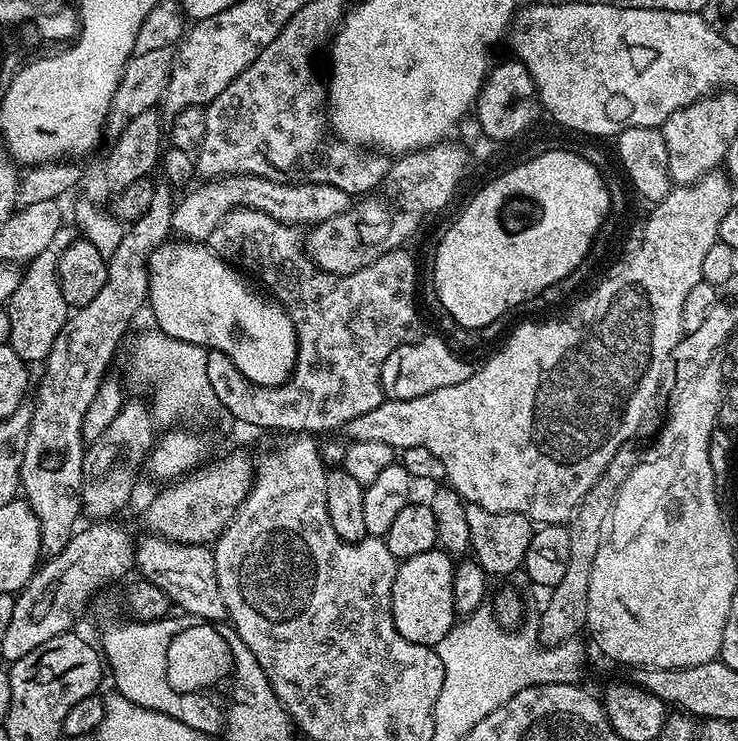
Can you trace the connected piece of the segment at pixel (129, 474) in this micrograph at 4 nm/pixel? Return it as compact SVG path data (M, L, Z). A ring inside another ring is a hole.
M129 399L118 418L106 426L106 434L87 445L82 462L84 486L80 489L80 502L83 515L89 516L89 521L107 521L111 512L118 512L127 506L136 488L136 475L142 472L148 453L152 451L152 428L154 421L149 405Z

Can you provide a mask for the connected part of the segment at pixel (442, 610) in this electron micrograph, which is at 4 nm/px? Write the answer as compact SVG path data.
M439 547L426 550L426 554L414 554L414 558L399 561L394 590L392 591L392 613L394 626L402 638L415 644L435 646L446 638L458 617L454 610L452 570L454 560Z

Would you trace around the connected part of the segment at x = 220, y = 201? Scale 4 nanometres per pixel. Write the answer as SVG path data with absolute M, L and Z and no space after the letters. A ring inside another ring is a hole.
M221 176L204 182L201 188L193 187L172 209L172 230L177 237L185 241L204 242L208 235L222 222L227 212L236 208L253 208L265 212L284 224L311 226L321 224L326 218L334 218L338 214L349 211L350 198L346 190L338 190L338 186L323 182L307 182L308 184L284 184L280 180L267 180L264 177Z

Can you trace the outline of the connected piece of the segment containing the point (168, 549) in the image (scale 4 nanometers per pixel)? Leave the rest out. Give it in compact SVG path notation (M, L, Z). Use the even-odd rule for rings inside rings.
M148 534L145 537L141 544L139 541L135 545L135 571L143 579L154 582L154 586L158 586L158 590L166 590L166 594L172 599L173 605L177 609L181 608L181 613L196 616L202 622L223 621L227 617L228 611L222 602L222 590L218 590L215 551L207 544L179 544L173 540L165 540L164 537L155 534Z

